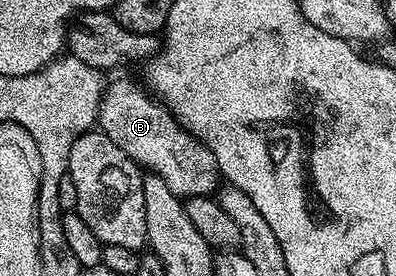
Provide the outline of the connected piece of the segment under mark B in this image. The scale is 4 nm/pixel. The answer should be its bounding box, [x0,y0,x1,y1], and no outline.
[97,80,219,198]

